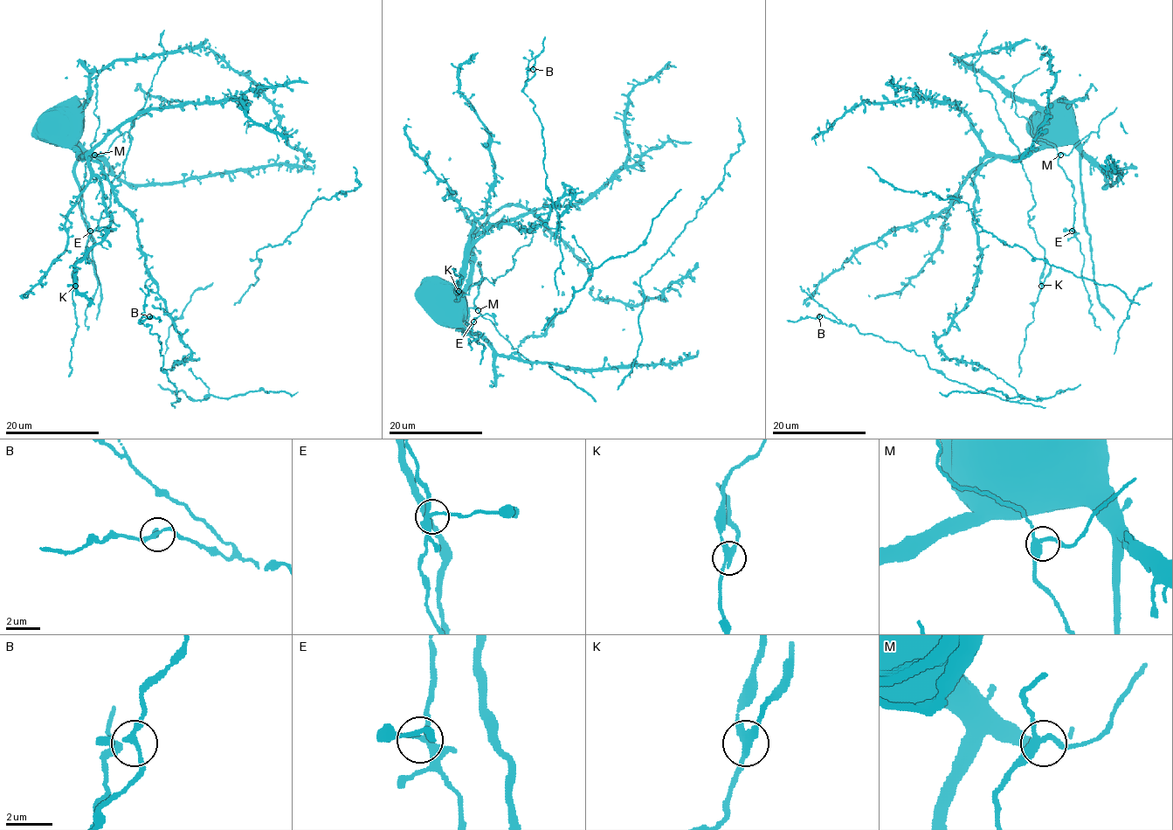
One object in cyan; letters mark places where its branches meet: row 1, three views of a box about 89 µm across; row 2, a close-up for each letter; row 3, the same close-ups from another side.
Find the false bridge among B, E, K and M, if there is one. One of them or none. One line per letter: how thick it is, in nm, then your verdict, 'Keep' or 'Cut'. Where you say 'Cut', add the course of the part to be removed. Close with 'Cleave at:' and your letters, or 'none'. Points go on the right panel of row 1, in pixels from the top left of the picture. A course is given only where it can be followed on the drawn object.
B: Thickness 190 nm. Keep
E: Thickness 220 nm. Keep
K: Thickness 220 nm. Cut. Course of the part to remove: (1041, 285), (1051, 265)
M: Thickness 260 nm. Keep
Cleave at: K

